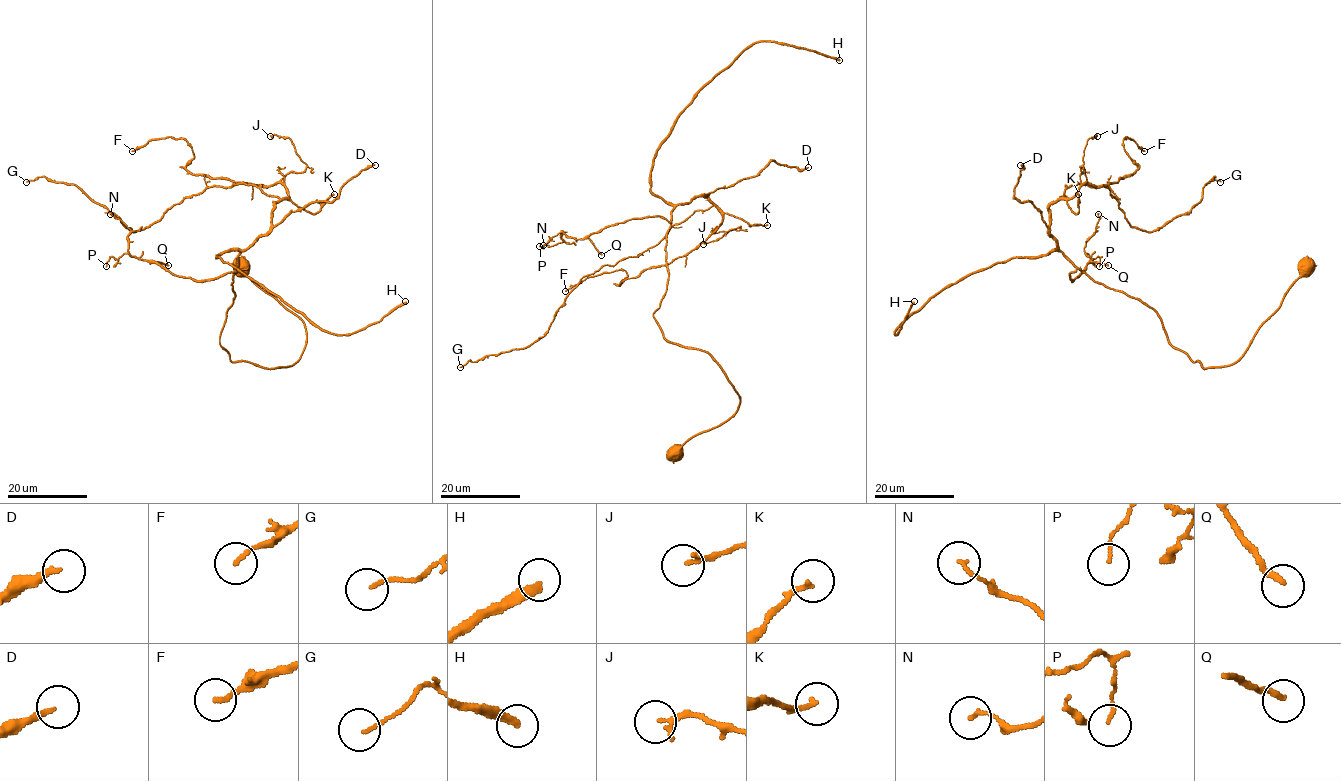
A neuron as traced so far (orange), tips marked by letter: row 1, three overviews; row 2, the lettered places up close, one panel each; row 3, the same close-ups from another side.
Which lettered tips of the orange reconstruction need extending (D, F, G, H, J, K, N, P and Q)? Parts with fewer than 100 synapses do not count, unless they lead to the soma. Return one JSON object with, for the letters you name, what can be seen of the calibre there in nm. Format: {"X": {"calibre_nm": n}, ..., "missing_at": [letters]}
{"H": {"calibre_nm": 280}, "missing_at": ["H"]}

